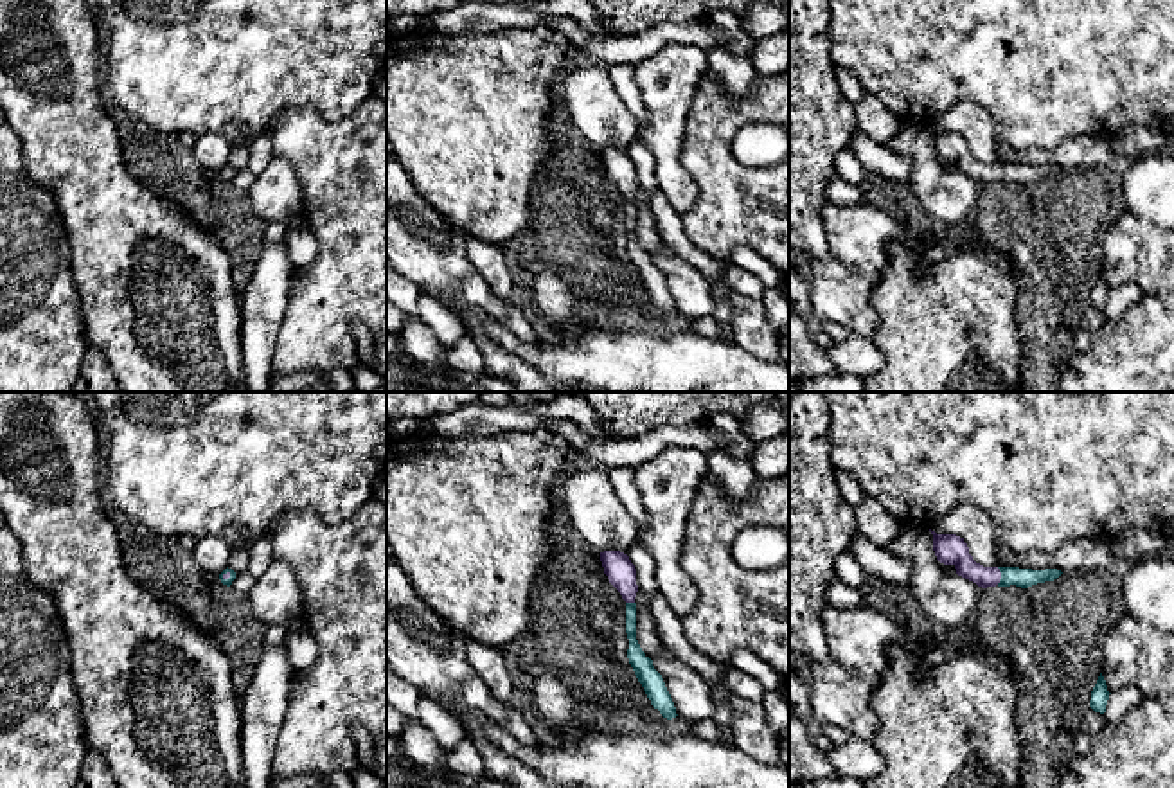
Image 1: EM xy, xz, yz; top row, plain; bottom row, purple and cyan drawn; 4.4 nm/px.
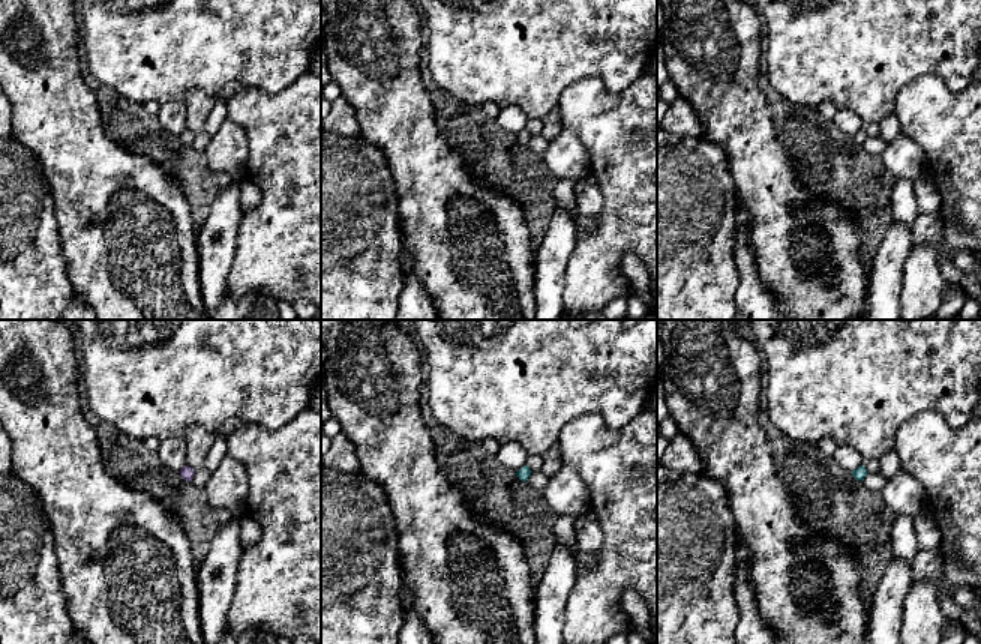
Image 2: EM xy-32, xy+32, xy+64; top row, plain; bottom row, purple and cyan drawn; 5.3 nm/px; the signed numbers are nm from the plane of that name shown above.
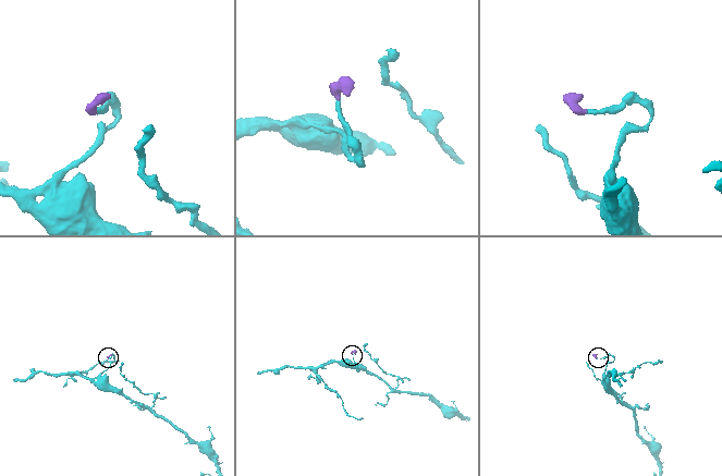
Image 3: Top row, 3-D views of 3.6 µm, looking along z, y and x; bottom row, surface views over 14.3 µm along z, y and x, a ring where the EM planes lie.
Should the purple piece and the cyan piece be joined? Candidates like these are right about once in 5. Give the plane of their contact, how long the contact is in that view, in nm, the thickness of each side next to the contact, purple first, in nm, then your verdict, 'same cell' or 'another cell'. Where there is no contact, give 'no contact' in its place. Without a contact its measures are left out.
yz | 80 nm | 140/90 nm | same cell

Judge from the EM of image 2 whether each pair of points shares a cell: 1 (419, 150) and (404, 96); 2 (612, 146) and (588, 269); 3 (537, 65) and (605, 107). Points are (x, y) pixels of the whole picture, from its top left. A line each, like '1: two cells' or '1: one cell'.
1: one cell
2: one cell
3: two cells

